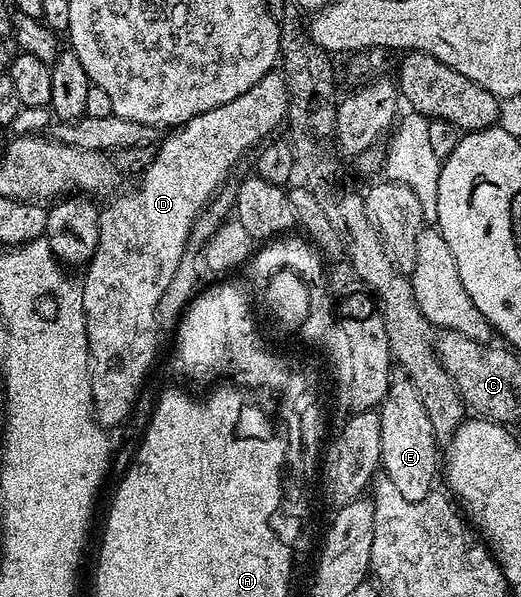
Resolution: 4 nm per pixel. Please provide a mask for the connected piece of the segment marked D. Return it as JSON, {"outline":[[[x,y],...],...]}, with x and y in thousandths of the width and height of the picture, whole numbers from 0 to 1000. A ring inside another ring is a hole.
{"outline":[[[532,121],[512,122],[482,147],[474,147],[466,161],[420,181],[405,181],[334,216],[326,223],[332,226],[299,246],[290,275],[261,300],[263,313],[192,347],[190,405],[175,436],[161,447],[155,487],[159,523],[167,529],[179,695],[194,714],[215,717],[232,705],[234,712],[250,698],[250,687],[280,645],[278,625],[301,593],[301,518],[313,489],[321,489],[321,476],[328,476],[328,462],[336,462],[349,432],[357,430],[355,409],[365,404],[370,374],[388,360],[409,323],[430,308],[447,276],[478,250],[484,253],[495,243],[497,231],[520,223],[537,204],[541,209],[553,189],[555,147],[545,129]]]}

